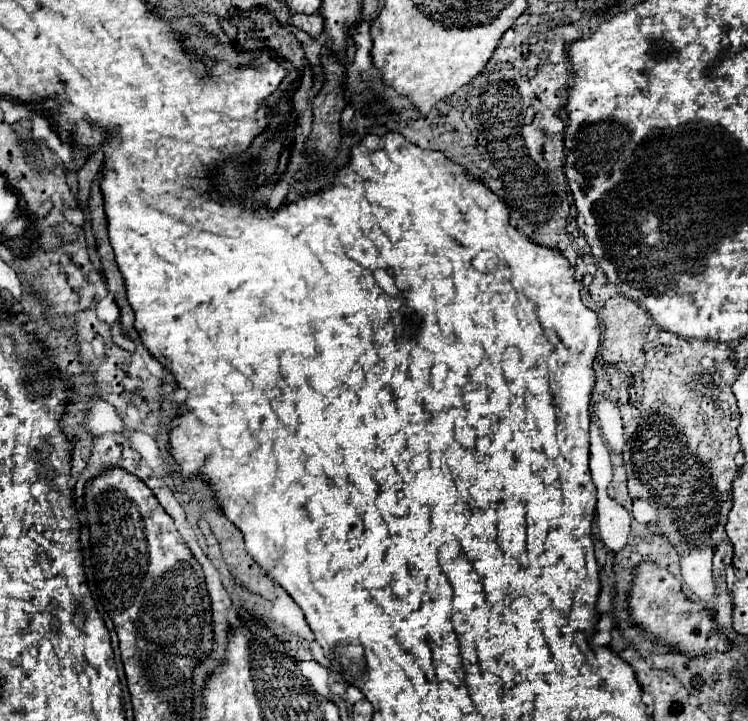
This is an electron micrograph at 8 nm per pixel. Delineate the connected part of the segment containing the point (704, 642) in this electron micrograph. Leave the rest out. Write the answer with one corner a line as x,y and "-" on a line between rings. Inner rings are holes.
644,563
640,565
640,569
636,569
636,579
630,591
630,611
634,623
646,627
666,647
680,649
682,653
690,653
692,657
706,655
710,651
726,651
730,647
726,637
718,635
718,627
710,619
710,611
698,603
688,601
680,589
680,581
666,569
660,569
656,565

